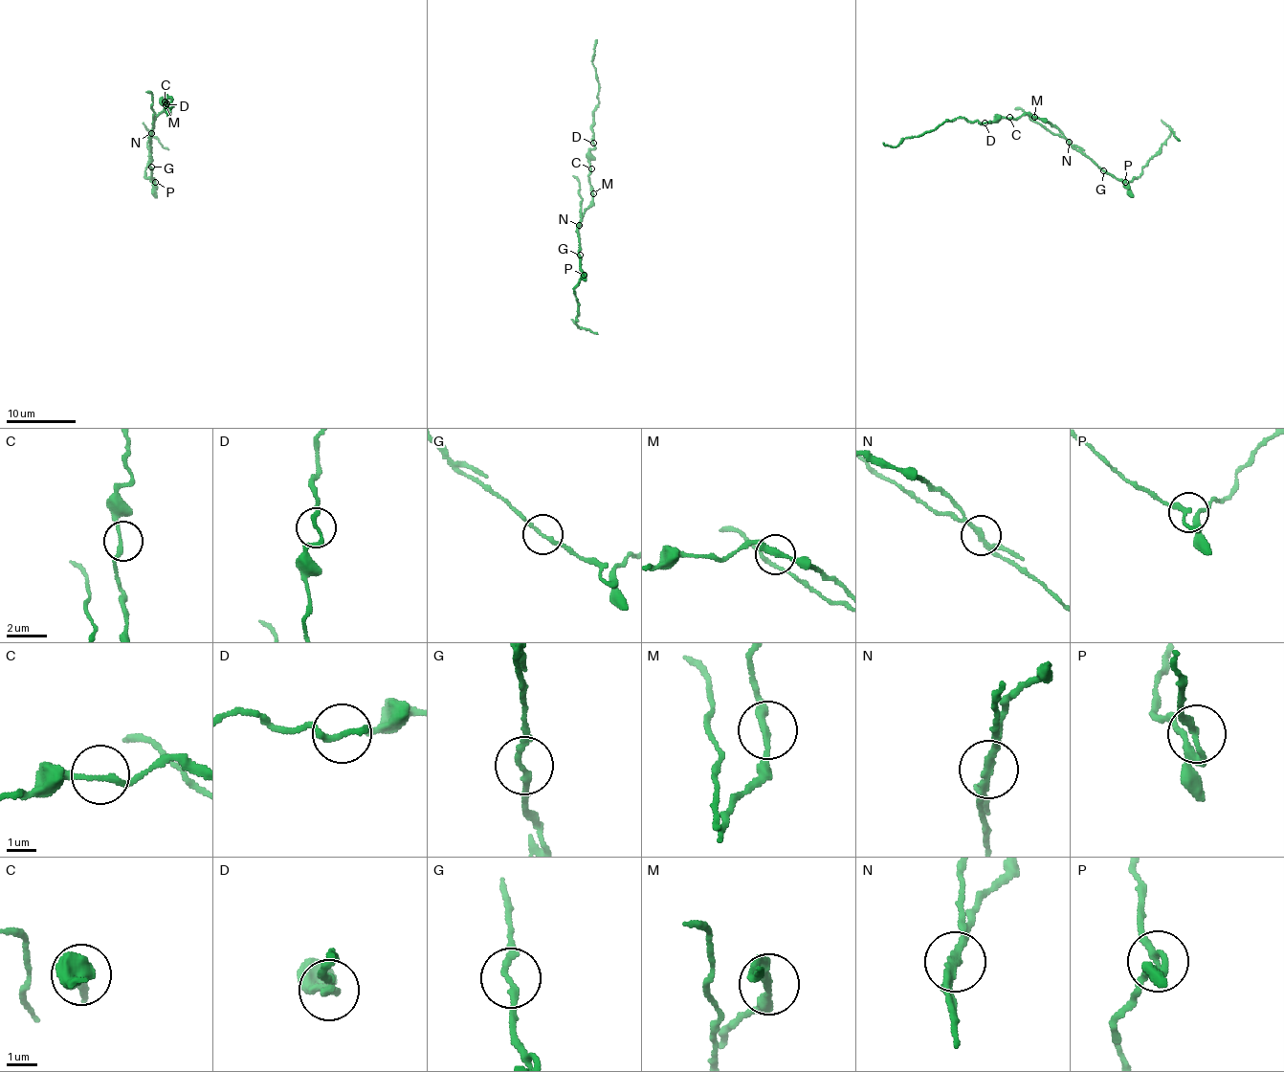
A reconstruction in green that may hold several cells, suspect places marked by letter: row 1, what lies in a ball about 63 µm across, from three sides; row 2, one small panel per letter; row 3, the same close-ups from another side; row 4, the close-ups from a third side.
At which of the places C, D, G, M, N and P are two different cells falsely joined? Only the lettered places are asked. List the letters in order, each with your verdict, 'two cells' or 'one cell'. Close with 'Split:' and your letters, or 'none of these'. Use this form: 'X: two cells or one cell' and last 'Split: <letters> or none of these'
C: one cell
D: one cell
G: one cell
M: one cell
N: two cells
P: two cells
Split: N, P

